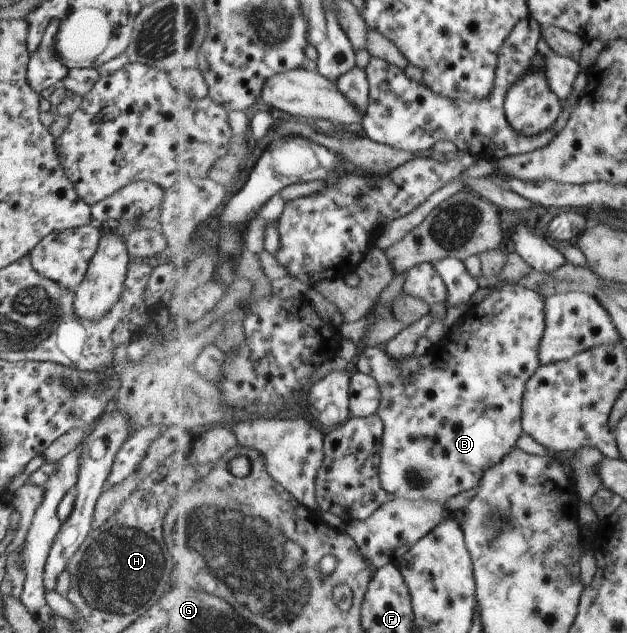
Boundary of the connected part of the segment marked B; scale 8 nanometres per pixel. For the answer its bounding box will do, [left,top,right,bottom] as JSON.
[357,283,546,502]

